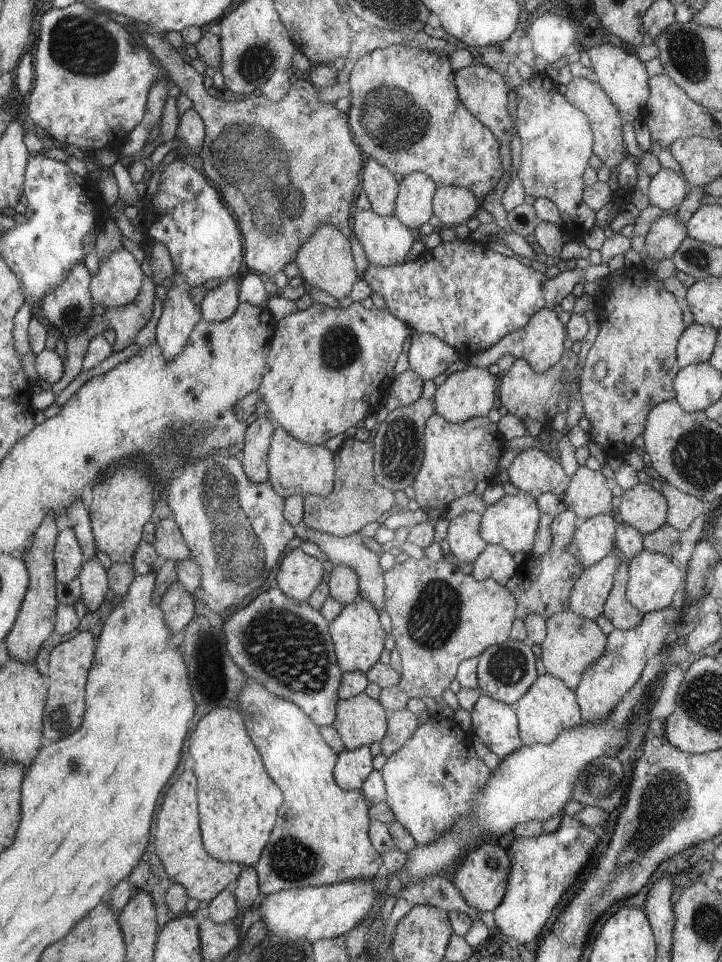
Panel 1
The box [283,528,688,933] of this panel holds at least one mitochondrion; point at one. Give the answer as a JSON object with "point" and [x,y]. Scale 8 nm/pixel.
{"point":[659,799]}

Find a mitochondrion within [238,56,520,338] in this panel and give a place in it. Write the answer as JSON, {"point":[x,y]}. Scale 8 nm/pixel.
{"point":[389,118]}

